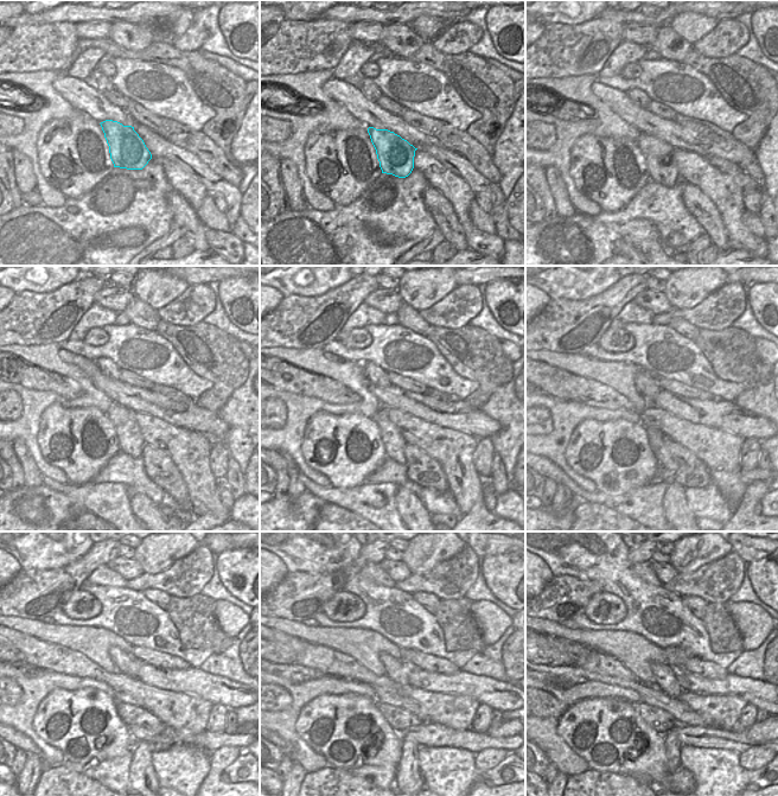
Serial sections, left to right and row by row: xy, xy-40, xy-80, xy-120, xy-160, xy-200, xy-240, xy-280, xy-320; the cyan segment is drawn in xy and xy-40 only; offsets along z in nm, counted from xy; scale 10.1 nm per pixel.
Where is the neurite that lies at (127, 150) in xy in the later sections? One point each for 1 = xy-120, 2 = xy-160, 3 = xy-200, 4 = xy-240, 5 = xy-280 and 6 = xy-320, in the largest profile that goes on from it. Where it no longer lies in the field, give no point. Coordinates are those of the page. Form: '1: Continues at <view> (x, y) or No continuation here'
1: Continues at xy-120 (131, 441)
2: Continues at xy-160 (391, 438)
3: Continues at xy-200 (656, 438)
4: Continues at xy-240 (139, 733)
5: Continues at xy-280 (429, 734)
6: Continues at xy-320 (699, 737)

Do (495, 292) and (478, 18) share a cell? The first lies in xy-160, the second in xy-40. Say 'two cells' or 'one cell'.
two cells

